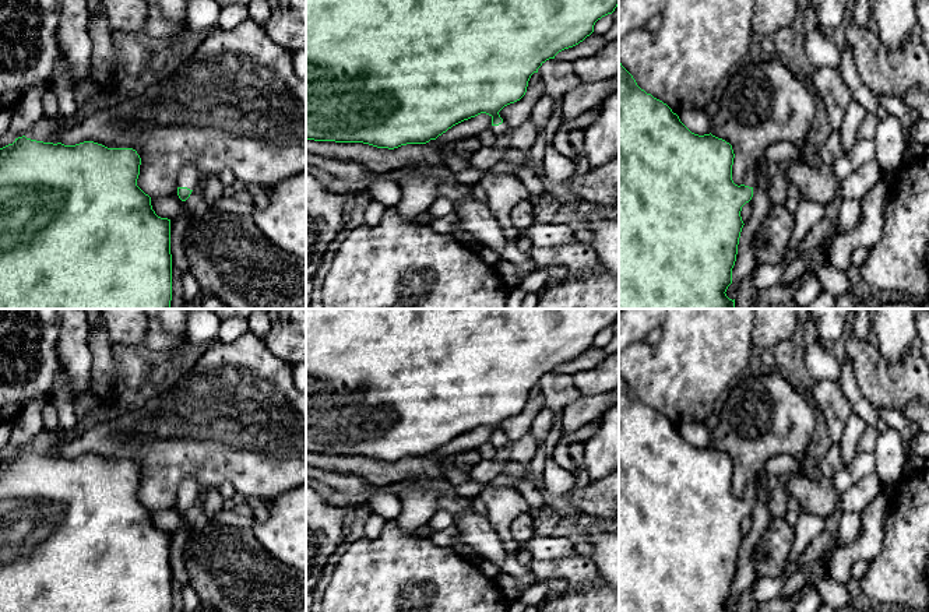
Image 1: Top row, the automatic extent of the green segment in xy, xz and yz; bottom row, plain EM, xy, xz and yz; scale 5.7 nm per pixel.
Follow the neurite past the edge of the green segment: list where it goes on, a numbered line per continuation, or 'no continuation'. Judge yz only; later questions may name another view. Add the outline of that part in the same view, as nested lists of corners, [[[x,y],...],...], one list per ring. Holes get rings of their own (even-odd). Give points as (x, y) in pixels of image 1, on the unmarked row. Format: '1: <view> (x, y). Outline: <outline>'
1: yz (750, 493). Outline: [[[759,474],[759,476],[760,476],[760,474]],[[759,476],[745,490],[745,495],[743,495],[745,499],[749,499],[749,500],[754,500],[756,499],[756,496],[757,496],[757,481],[759,481]]]

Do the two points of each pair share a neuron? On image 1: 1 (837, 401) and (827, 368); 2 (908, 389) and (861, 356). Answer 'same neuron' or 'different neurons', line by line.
1: different neurons
2: same neuron

